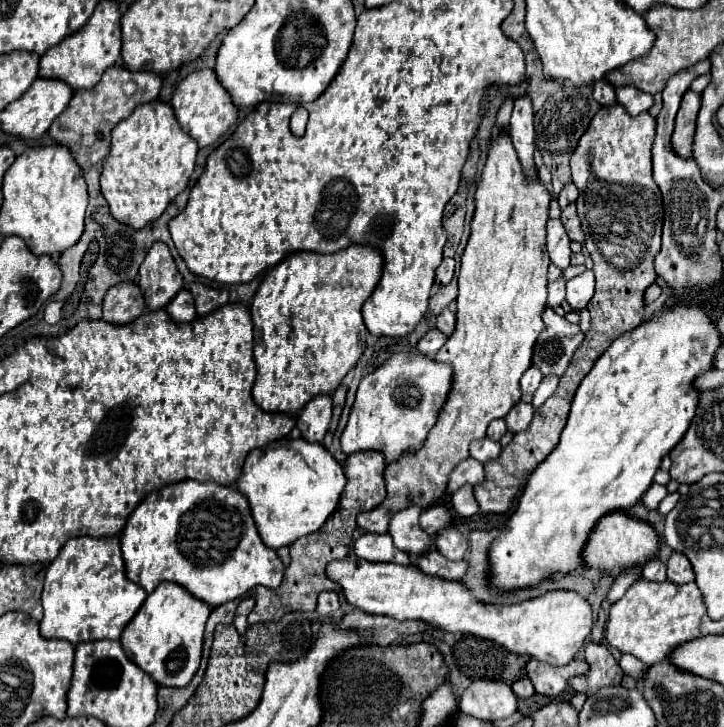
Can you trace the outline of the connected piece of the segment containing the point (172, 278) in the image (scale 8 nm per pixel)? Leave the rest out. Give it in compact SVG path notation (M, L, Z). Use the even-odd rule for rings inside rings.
M153 243L139 267L139 287L149 309L163 309L183 287L183 277L165 243Z

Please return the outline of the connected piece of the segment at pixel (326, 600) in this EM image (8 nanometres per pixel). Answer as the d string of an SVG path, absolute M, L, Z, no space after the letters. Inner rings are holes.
M325 591L319 595L319 603L317 603L317 613L321 617L327 617L331 613L339 611L339 599L337 599L337 593L333 591Z

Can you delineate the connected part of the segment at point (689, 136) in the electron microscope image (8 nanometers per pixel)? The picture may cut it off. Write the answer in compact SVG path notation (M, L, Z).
M687 91L683 95L677 119L675 119L675 131L671 137L671 145L679 157L691 157L691 143L695 133L695 119L701 107L701 95L695 91Z

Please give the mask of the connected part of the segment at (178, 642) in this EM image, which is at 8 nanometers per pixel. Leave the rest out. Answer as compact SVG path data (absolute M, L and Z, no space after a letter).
M161 583L161 587L155 587L153 593L147 595L145 603L137 611L137 615L129 621L121 635L121 645L133 663L137 663L151 679L159 685L167 687L185 687L195 671L199 669L201 661L201 647L203 647L203 629L207 623L207 617L211 613L211 607L205 607L199 599L193 599L185 587L177 587L175 583Z

